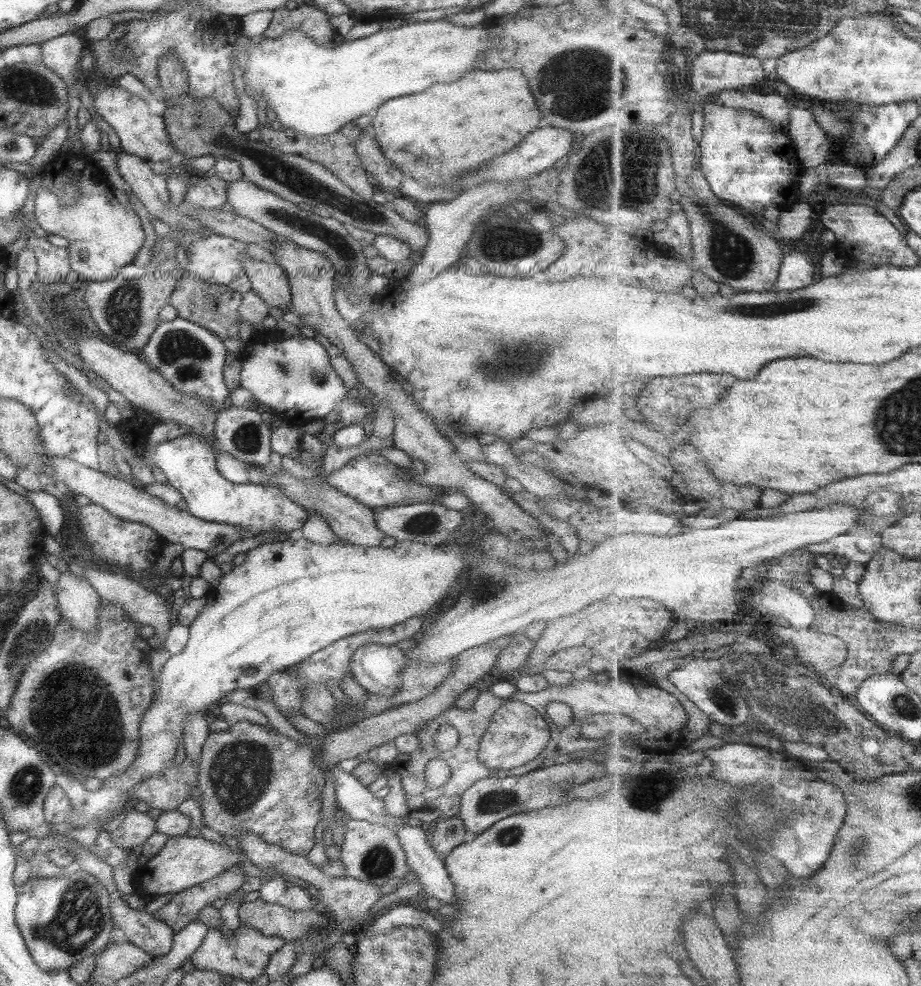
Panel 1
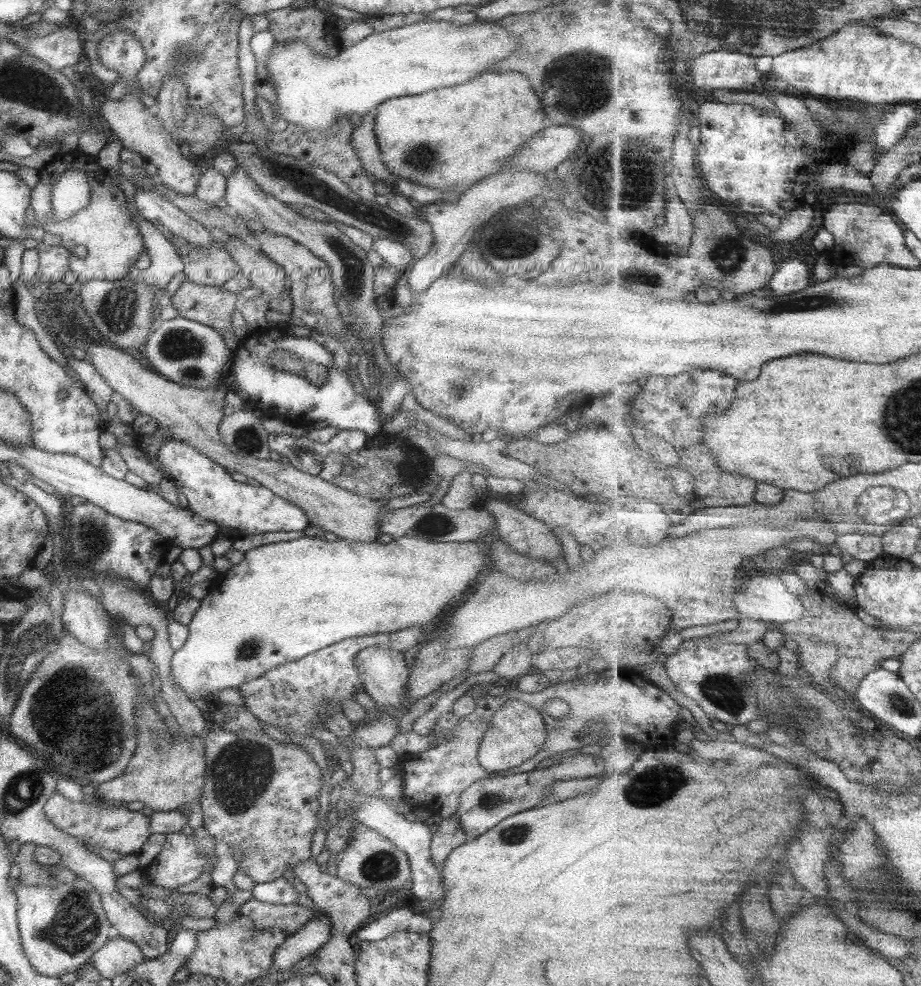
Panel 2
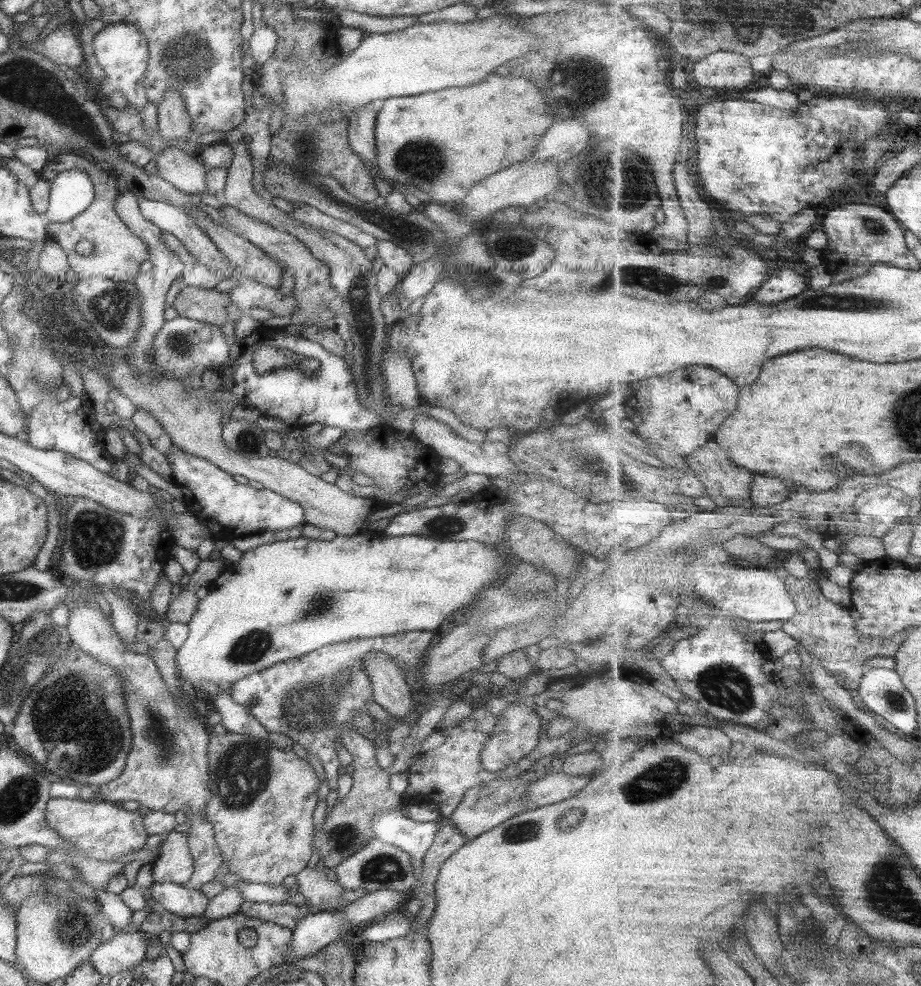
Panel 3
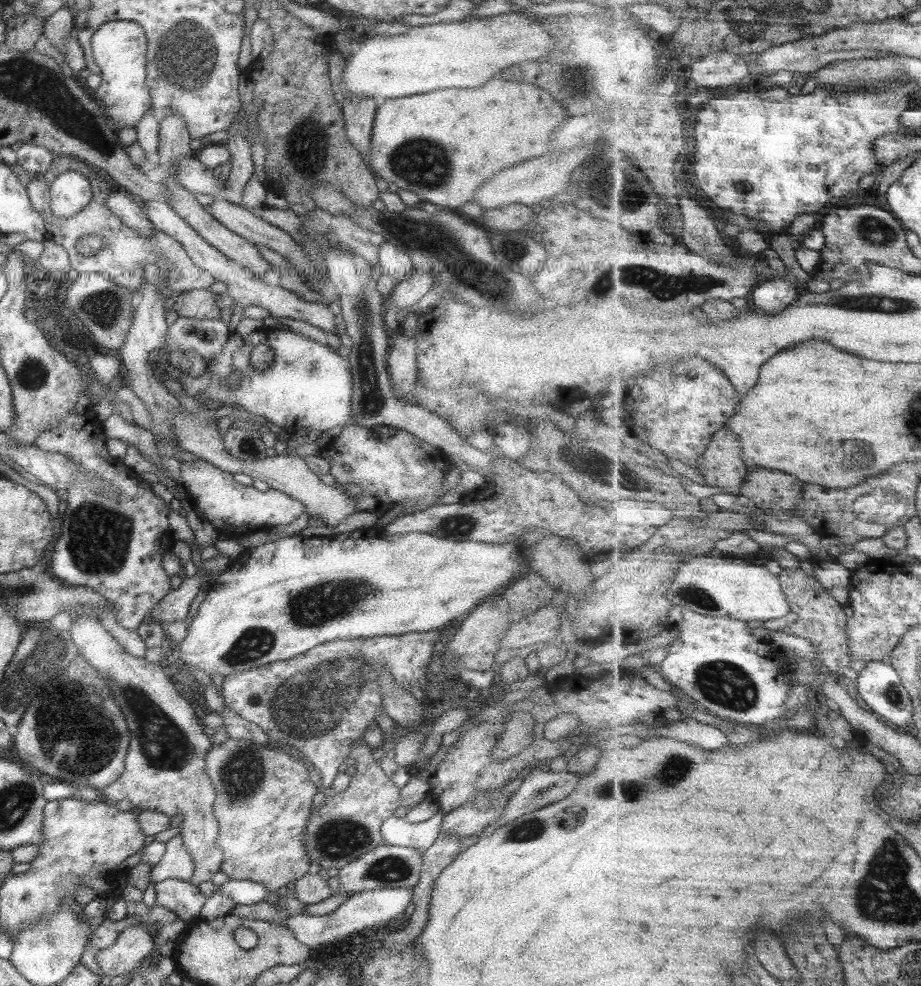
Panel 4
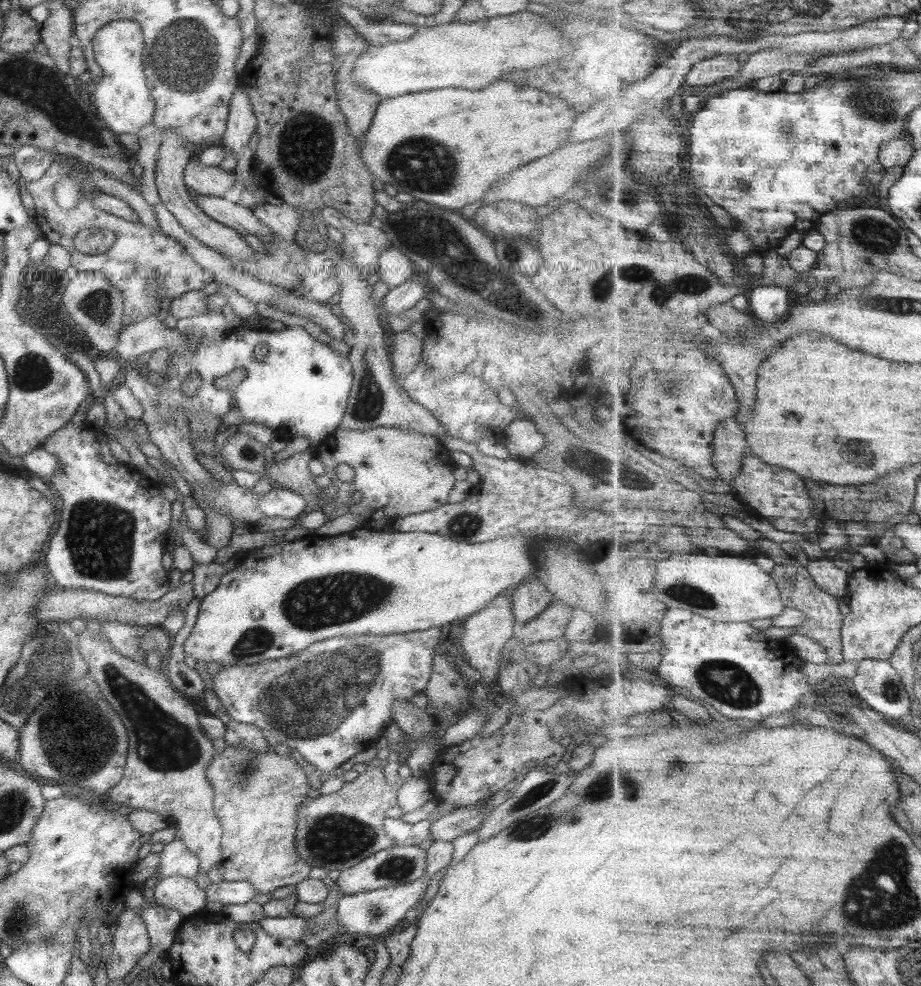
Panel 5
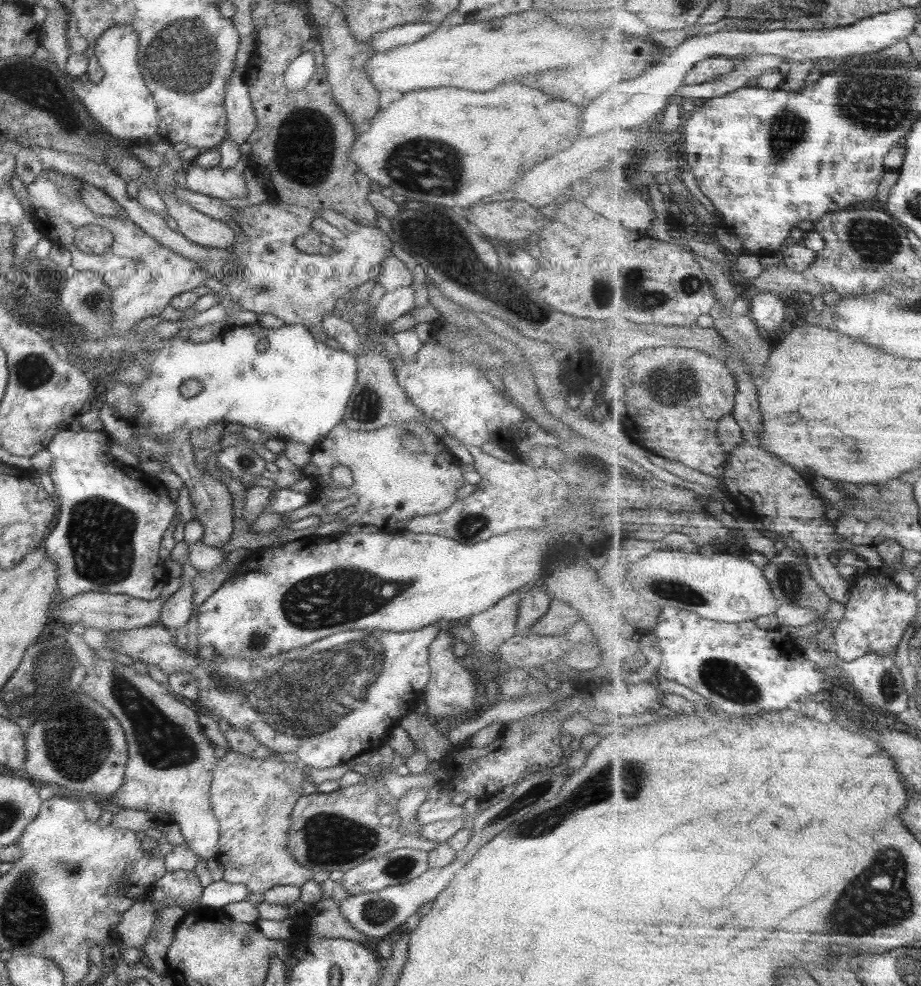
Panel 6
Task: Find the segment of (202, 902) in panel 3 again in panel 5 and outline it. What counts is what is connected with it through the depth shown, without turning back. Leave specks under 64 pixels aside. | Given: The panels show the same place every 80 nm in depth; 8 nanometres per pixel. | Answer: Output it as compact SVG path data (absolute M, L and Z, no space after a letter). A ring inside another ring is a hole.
M164 876L153 886L152 904L177 911L182 918L203 912L206 904L204 890L194 879L184 876Z

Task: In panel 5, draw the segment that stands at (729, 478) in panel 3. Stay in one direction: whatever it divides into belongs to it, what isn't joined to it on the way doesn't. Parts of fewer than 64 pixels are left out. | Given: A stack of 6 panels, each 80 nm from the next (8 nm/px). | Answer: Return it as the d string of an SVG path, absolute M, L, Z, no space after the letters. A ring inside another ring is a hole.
M736 417L719 423L712 446L716 450L713 462L720 474L716 479L725 482L730 490L733 478L737 478L742 467L742 458L750 451L746 432Z

